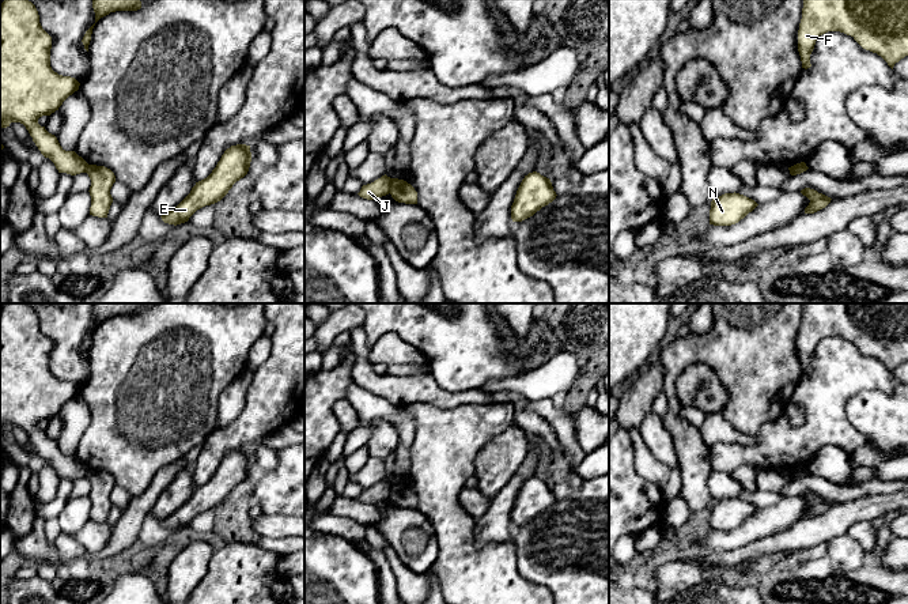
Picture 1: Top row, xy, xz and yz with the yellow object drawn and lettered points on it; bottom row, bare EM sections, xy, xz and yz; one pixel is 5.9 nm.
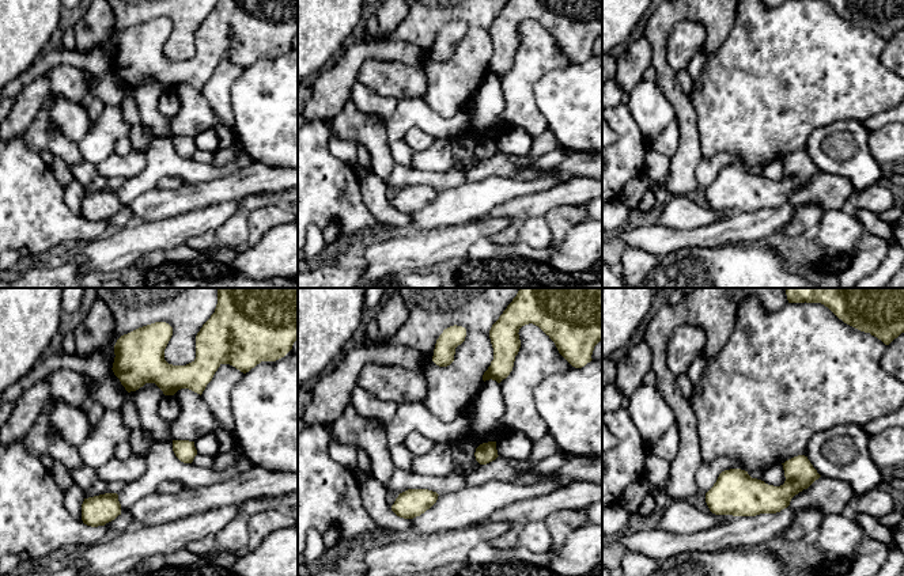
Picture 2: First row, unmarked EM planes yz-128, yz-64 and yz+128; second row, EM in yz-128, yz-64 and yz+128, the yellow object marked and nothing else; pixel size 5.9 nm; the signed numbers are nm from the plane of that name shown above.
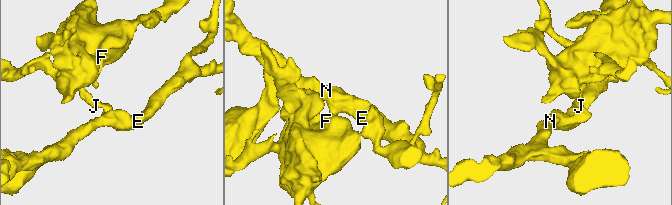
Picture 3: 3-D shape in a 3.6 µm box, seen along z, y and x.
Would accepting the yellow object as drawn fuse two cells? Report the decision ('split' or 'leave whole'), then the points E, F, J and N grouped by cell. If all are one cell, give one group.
split; E N / F J

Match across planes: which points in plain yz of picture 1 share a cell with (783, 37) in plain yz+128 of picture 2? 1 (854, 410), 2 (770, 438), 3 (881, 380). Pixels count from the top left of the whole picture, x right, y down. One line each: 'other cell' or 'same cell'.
1: other cell
2: same cell
3: same cell

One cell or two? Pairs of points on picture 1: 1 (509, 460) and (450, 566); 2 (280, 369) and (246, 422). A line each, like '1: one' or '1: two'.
1: two
2: one

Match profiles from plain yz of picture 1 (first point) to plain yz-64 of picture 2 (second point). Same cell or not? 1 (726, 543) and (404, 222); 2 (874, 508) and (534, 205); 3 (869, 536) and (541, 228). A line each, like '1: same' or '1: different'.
1: different
2: same
3: different

